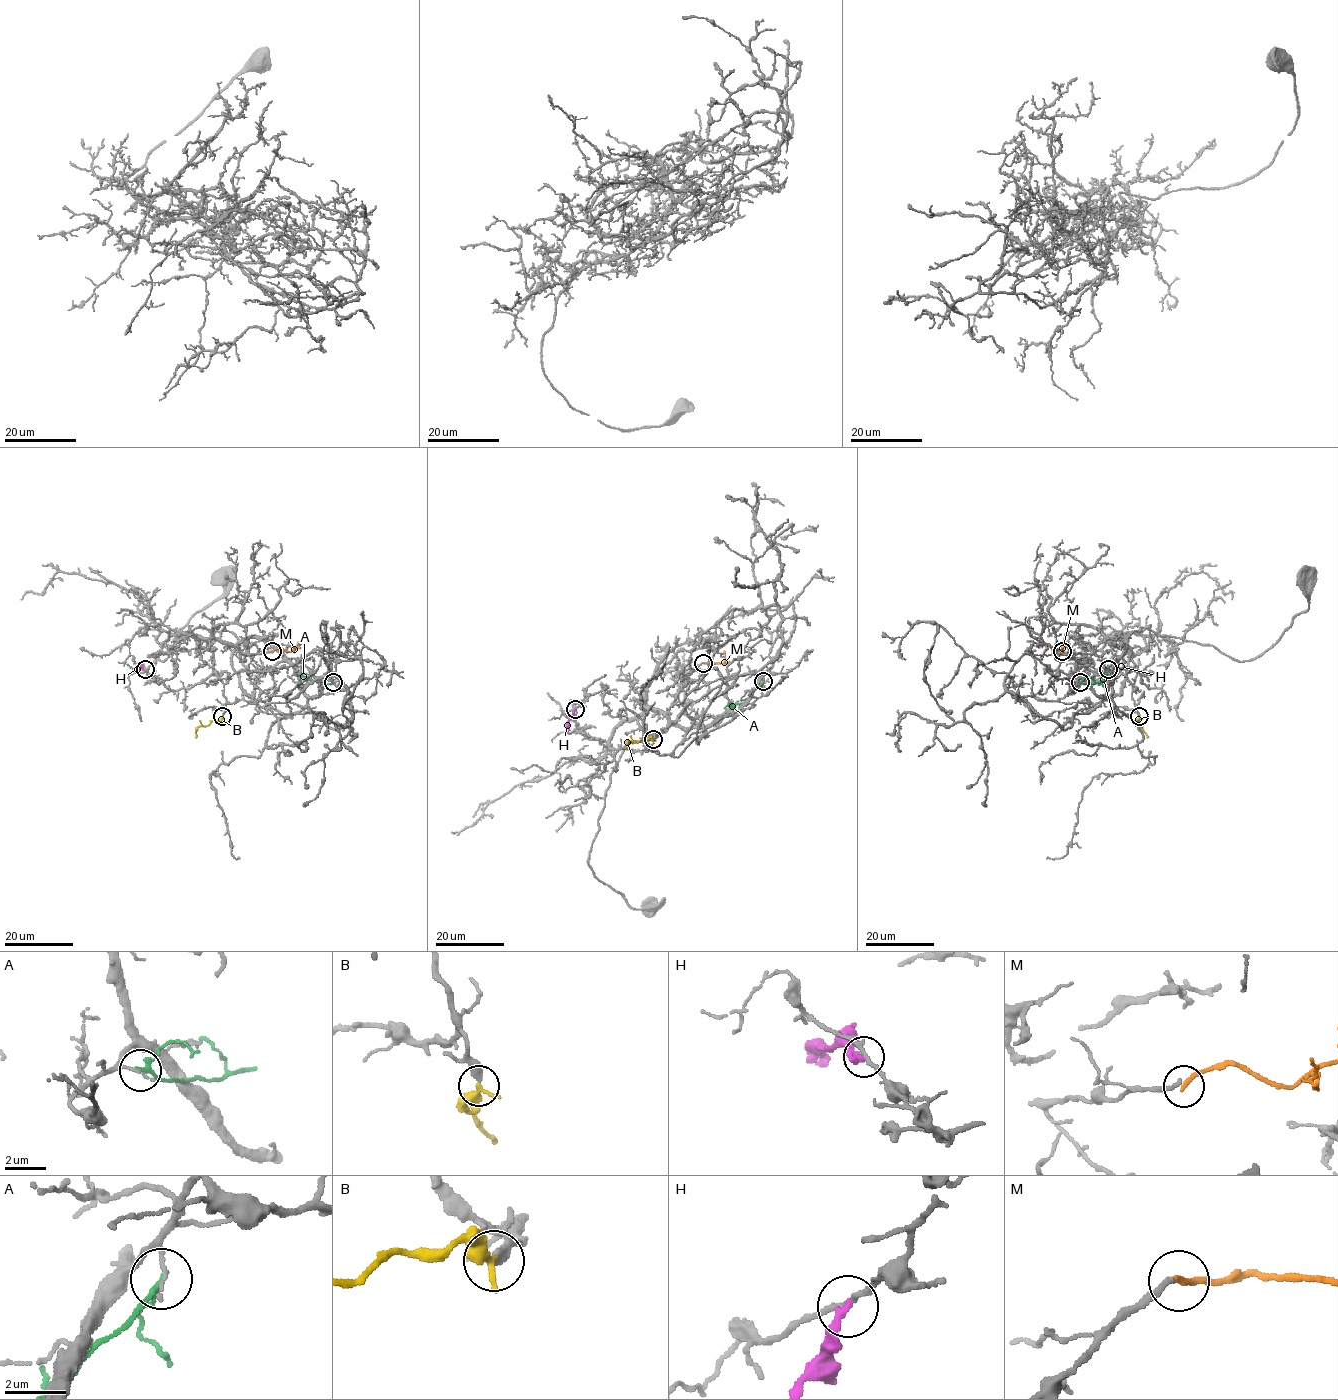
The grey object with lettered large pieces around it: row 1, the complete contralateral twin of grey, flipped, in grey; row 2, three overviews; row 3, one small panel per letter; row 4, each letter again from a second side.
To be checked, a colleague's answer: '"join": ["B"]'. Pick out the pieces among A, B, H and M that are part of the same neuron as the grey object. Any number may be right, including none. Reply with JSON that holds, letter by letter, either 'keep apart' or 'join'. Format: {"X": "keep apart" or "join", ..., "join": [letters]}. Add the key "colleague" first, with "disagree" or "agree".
{"colleague": "agree", "A": "keep apart", "B": "join", "H": "keep apart", "M": "keep apart", "join": ["B"]}

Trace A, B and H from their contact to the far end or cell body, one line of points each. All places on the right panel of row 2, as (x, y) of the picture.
A: (1081, 682), (1094, 684), (1105, 676), (1104, 686), (1109, 690)
B: (1139, 717), (1137, 720), (1147, 737)
H: (1108, 670), (1125, 668), (1130, 671)

